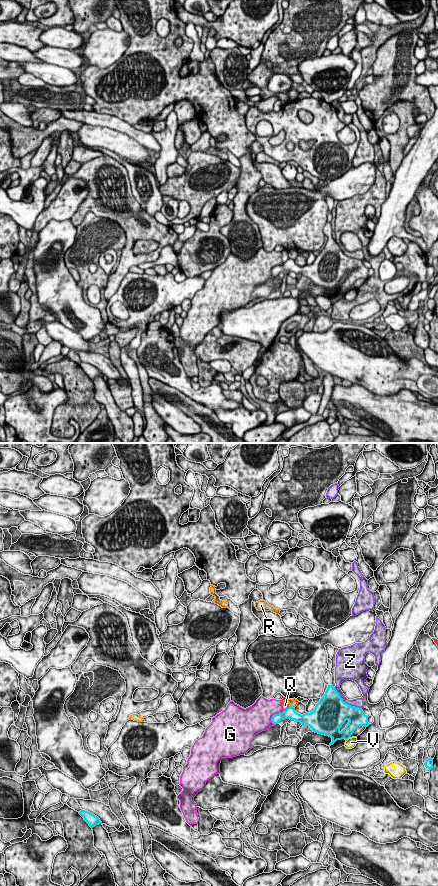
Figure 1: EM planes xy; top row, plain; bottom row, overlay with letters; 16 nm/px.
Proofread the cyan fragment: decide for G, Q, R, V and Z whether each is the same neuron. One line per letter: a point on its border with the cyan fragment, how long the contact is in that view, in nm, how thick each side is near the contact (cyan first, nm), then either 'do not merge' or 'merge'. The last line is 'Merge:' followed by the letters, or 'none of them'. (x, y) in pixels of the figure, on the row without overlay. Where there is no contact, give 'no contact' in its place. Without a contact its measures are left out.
G: xy (273, 267) | 300 nm | 160/420 nm | do not merge
Q: xy (287, 260) | 120 nm | 190/120 nm | do not merge
R: xy (291, 259) | 100 nm | 190/130 nm | do not merge
V: xy (348, 290) | 110 nm | 190/160 nm | do not merge
Z: xy (346, 255) | 550 nm | 480/140 nm | do not merge
Merge: none of them

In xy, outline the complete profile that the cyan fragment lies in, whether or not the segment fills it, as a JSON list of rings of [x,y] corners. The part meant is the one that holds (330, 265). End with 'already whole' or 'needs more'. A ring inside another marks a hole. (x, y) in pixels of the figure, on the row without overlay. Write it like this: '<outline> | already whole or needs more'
[[[332,236],[311,265],[301,267],[289,258],[282,265],[273,267],[271,274],[276,277],[284,271],[301,274],[313,284],[331,289],[329,299],[337,292],[347,293],[358,279],[370,277],[362,260],[345,255]]] | already whole

